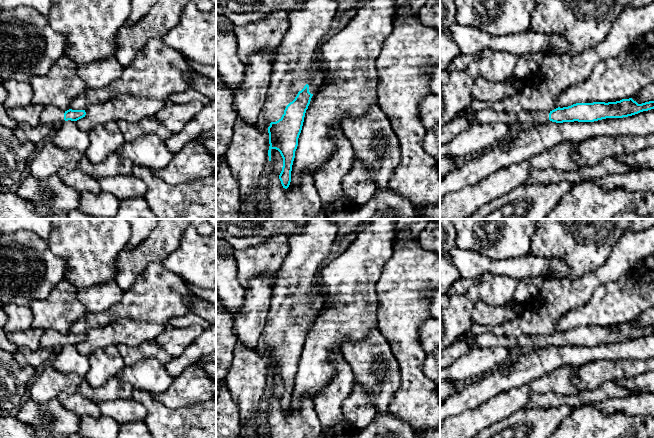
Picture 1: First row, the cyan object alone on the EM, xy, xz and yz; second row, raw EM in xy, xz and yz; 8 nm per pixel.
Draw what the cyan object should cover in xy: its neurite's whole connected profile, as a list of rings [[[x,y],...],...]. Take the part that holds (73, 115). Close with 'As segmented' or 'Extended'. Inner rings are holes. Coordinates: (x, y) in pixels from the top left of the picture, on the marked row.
[[[48,105],[45,106],[40,115],[40,121],[43,124],[60,124],[64,121],[77,121],[85,117],[85,110],[72,110],[63,111],[56,106]]]. Extended

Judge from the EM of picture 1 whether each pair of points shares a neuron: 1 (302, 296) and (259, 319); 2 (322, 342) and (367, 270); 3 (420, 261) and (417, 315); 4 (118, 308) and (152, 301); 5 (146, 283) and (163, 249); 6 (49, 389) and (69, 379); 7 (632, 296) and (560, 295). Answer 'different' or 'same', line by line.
1: different
2: same
3: same
4: same
5: different
6: same
7: different

